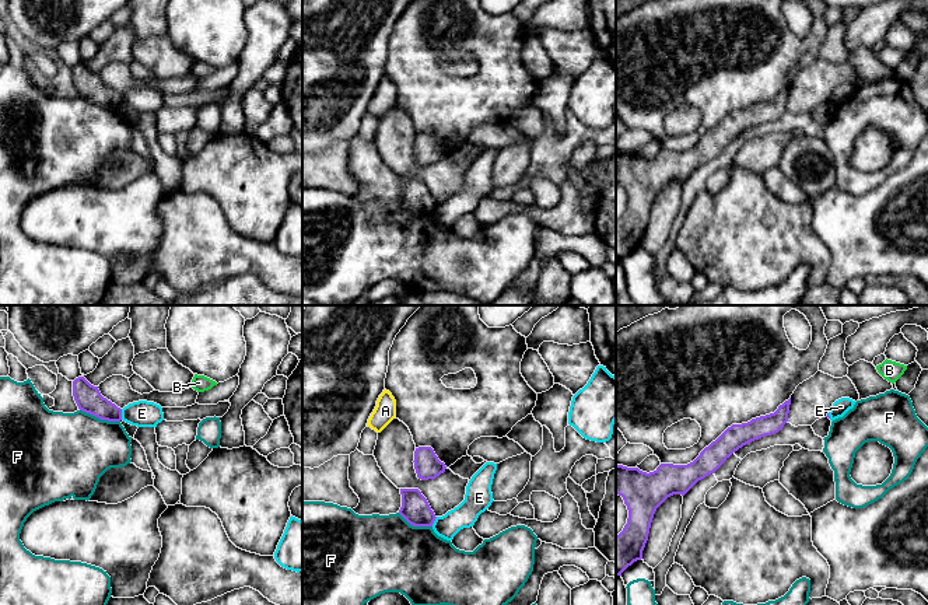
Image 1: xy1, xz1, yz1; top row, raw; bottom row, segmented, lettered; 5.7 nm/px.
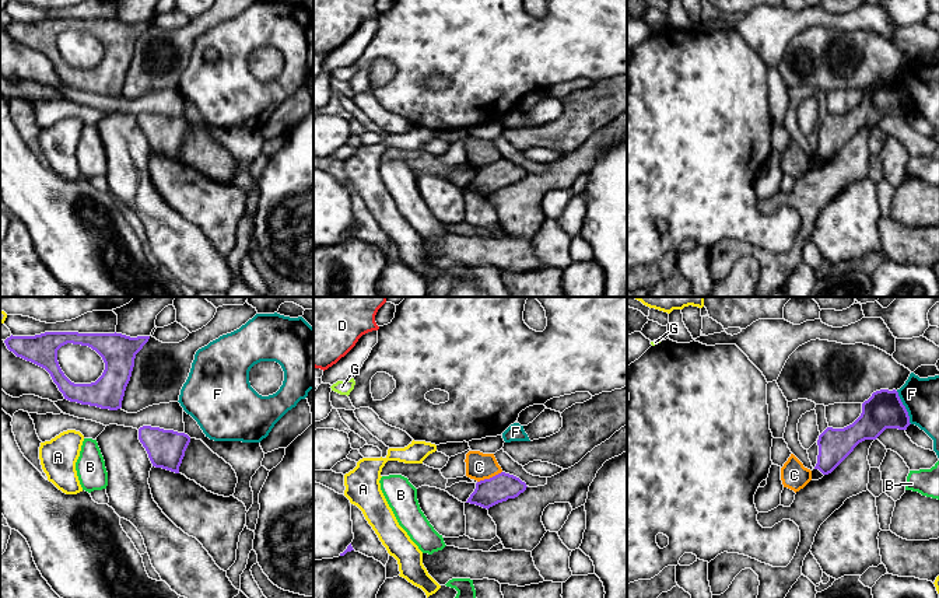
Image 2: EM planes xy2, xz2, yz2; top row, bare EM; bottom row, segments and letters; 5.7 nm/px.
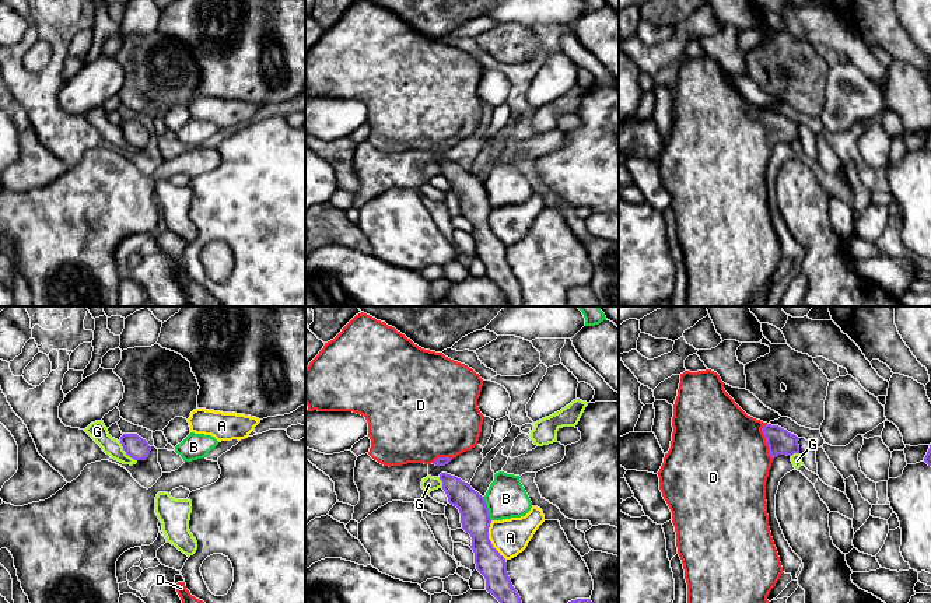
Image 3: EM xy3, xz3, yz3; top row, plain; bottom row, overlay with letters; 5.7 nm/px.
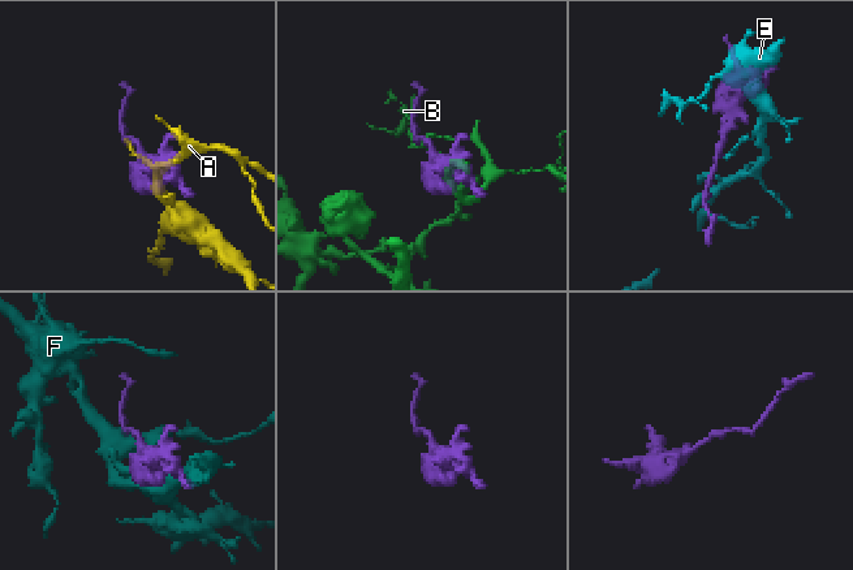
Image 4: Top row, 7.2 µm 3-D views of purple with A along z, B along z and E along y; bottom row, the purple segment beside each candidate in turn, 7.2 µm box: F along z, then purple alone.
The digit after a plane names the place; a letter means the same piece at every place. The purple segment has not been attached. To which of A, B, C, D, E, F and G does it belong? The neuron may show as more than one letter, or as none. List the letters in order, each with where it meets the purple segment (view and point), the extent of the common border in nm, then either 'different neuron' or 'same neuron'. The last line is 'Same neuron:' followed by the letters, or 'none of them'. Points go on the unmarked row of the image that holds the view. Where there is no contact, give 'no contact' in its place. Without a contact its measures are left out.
A: xz3 (489, 227) | 240 nm | different neuron
B: xz3 (486, 195) | 140 nm | different neuron
C: xz2 (490, 164) | 160 nm | different neuron
D: yz3 (766, 128) | 220 nm | same neuron
E: xy1 (121, 101) | 60 nm | different neuron
F: xy1 (100, 104) | 240 nm | different neuron
G: xy3 (125, 137) | 160 nm | different neuron
Same neuron: D

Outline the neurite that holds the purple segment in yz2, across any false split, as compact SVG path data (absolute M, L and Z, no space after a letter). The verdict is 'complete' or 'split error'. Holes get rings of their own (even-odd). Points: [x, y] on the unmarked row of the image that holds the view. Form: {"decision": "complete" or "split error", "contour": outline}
{"decision": "complete", "contour": "M880 76L862 90L861 102L844 115L827 113L817 126L814 155L831 160L865 126L876 126L886 115L907 116L910 102L896 76Z"}

